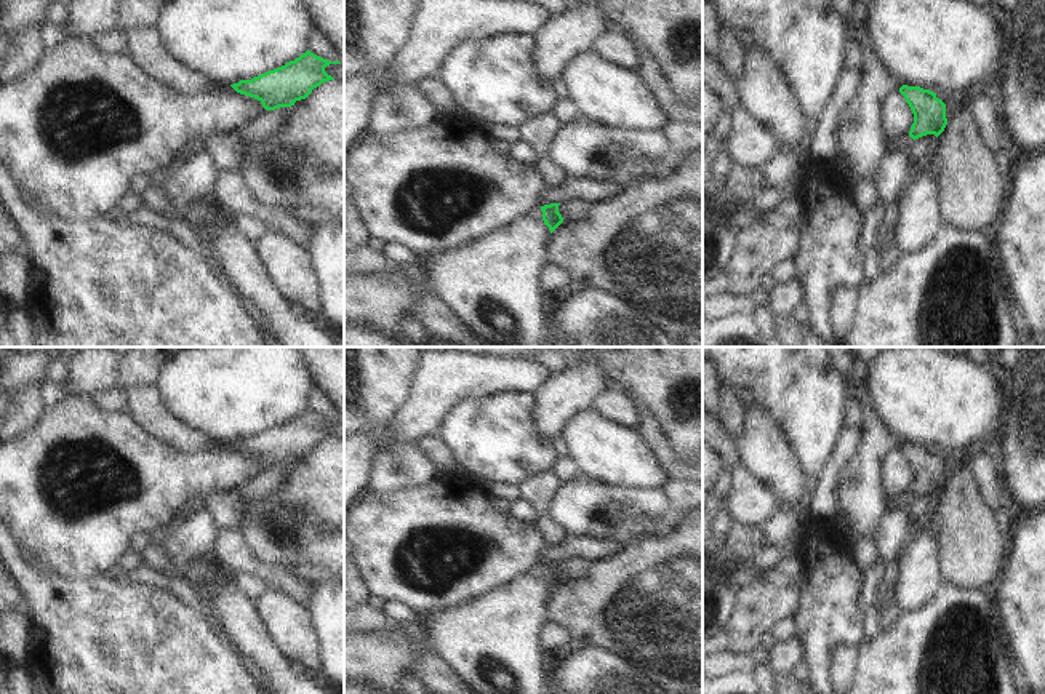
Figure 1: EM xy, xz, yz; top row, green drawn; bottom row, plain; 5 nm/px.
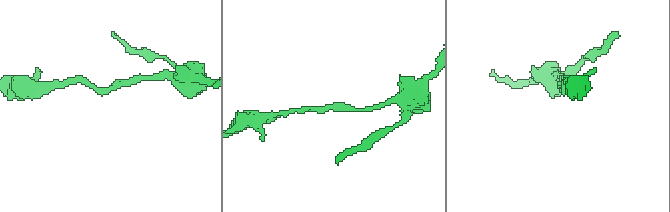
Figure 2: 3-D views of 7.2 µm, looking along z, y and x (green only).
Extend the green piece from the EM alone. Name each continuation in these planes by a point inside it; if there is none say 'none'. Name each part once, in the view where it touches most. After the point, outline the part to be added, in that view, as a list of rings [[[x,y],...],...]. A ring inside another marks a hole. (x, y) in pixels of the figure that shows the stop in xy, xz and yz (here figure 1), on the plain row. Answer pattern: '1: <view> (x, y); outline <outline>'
none

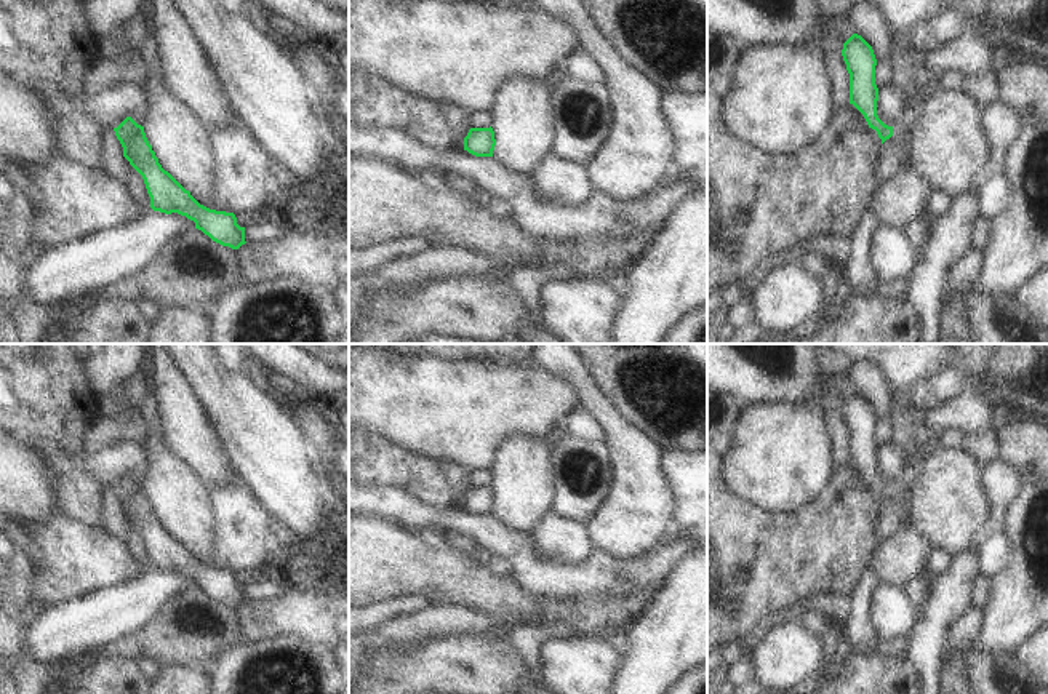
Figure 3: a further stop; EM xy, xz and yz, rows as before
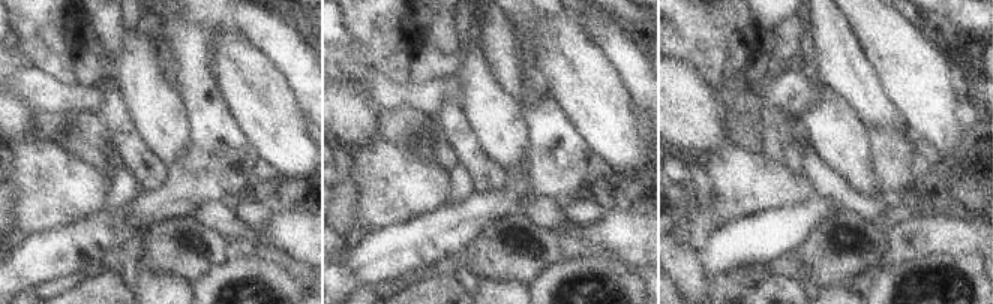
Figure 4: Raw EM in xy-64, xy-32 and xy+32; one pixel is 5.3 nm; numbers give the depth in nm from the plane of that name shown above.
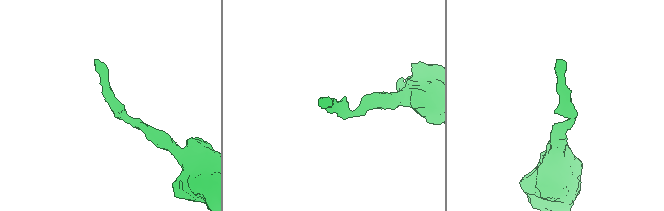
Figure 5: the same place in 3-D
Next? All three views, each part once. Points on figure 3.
none

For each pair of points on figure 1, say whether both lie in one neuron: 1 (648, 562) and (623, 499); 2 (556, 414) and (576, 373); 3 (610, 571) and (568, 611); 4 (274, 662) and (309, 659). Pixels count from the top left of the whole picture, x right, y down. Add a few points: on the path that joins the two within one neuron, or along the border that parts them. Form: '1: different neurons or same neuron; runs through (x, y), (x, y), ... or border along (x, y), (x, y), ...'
1: different neurons; border along (674, 526), (668, 533), (647, 534), (623, 547)
2: same neuron; runs through (556, 405), (576, 382)
3: same neuron; runs through (600, 581), (578, 603)
4: different neurons; border along (268, 634), (285, 656), (309, 674), (317, 675)

